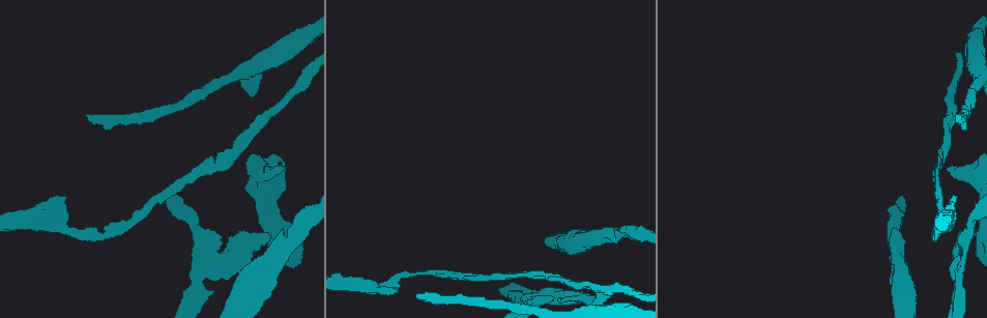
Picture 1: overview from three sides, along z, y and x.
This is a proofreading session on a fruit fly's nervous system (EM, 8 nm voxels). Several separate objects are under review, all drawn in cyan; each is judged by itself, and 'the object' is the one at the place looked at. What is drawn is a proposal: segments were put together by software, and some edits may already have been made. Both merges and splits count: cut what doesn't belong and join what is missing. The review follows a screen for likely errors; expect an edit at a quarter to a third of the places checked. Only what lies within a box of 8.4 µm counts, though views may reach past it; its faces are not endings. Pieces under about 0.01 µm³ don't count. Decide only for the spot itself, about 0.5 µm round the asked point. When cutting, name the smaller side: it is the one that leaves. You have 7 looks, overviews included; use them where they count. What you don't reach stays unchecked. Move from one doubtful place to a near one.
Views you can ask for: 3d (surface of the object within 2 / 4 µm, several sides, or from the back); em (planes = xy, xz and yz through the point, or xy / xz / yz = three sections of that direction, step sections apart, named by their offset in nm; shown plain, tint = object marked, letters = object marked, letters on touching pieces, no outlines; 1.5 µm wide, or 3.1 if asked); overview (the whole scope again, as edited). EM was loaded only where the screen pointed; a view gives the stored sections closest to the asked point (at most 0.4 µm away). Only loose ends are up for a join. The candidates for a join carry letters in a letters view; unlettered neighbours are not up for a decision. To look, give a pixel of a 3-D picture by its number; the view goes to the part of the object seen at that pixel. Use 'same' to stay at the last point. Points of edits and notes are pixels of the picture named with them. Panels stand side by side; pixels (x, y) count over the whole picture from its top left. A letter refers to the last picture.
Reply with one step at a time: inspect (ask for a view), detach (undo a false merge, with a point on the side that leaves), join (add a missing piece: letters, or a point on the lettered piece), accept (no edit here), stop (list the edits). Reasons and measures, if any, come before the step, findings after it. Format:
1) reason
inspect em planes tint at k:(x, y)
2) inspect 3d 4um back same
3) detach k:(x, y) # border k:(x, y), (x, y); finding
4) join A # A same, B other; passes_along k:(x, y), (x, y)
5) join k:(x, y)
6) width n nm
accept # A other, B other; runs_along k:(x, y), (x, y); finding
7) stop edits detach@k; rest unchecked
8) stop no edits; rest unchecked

branch stops here
inspect em xy step 8 letters at 1:(86, 115)

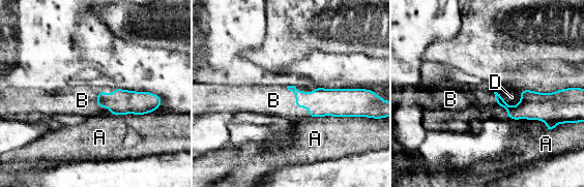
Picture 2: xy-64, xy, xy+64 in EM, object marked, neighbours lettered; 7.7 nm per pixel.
inspect em planes letters same

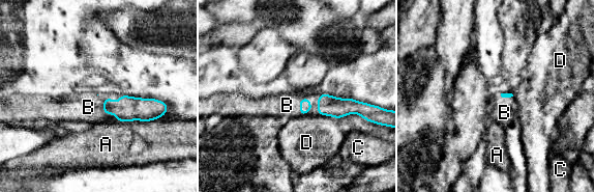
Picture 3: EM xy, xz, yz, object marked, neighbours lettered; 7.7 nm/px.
longest_contact A 320 nm
join B # A other, B same, C other, D other; the neuron continues

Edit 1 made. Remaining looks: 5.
inspect overview

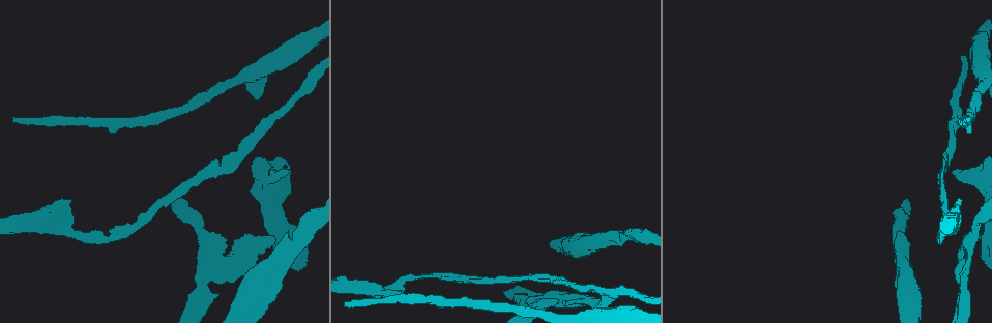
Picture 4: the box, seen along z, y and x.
free end
inspect em planes tint at 4:(959, 198)

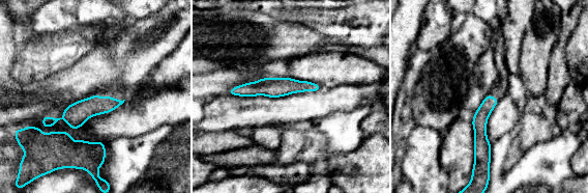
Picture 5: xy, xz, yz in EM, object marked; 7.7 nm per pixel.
what lies round it
inspect em planes letters same

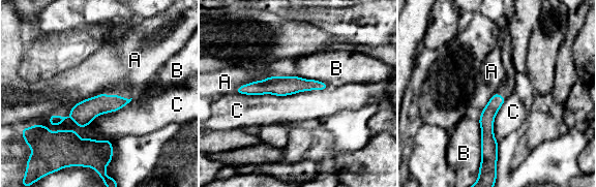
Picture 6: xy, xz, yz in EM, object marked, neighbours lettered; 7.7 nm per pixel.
longest_contact C 700 nm
accept # A other, B other, C other; border 6:(271, 75), (243, 84), (234, 92); no lettered piece goes on from it

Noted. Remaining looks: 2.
thick turns thin
inspect 3d 4um back at 4:(606, 306)

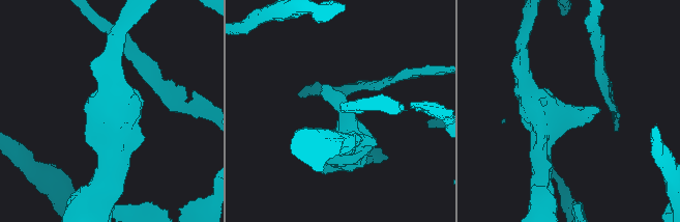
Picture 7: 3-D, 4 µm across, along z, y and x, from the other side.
inspect em planes letters at 7:(573, 115)

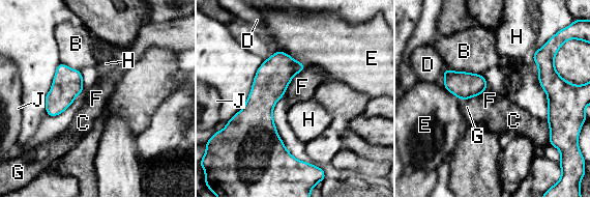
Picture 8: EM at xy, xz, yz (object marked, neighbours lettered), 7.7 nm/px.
longest_contact F 300 nm
accept # B other, C other, D other, E other, F other, G other, H other, J other; border 8:(446, 68), (480, 75); all the same neuron

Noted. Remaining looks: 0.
stop edits join@3; rest unchecked

